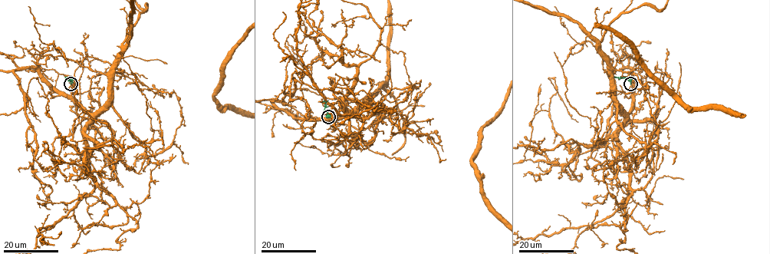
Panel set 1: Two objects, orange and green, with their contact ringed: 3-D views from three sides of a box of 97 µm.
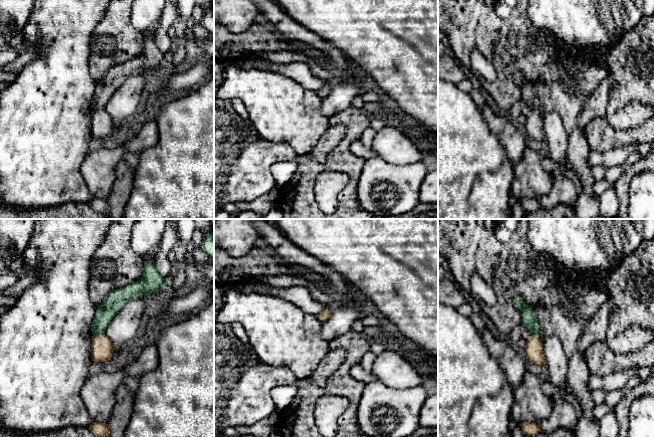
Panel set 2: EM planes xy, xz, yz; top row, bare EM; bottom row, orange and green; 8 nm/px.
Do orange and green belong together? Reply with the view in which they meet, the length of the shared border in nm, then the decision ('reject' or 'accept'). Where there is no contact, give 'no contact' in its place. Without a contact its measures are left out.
contact in xy; length 80 nm; accept

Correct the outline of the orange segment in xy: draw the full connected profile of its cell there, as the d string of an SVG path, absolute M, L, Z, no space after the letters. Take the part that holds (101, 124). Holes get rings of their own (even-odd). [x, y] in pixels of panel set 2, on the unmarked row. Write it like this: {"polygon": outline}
{"polygon": "M144 37L142 53L120 65L112 66L103 79L97 82L95 93L91 102L94 111L91 120L91 134L94 138L105 138L112 133L115 122L104 110L106 103L113 93L130 77L165 64L166 55L163 54L155 42Z"}

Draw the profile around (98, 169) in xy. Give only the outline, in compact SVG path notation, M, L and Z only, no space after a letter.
M101 148L88 152L80 168L81 175L96 199L107 199L116 179L116 166L122 160L123 148Z

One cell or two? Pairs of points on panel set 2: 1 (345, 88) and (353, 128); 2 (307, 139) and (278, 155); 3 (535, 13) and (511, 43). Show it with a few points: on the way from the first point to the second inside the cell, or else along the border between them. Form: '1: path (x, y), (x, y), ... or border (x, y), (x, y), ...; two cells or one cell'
1: border (351, 105), (328, 117); two cells
2: border (269, 140), (286, 143), (293, 150), (296, 157); two cells
3: border (526, 10), (529, 21), (535, 27), (549, 32); two cells

